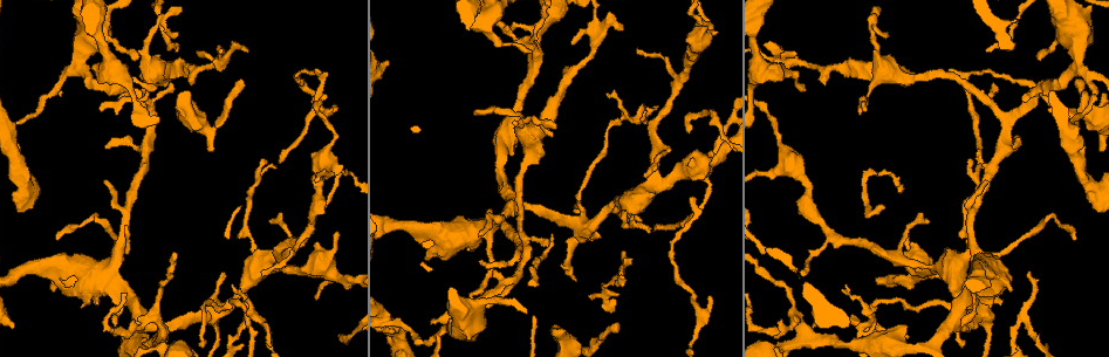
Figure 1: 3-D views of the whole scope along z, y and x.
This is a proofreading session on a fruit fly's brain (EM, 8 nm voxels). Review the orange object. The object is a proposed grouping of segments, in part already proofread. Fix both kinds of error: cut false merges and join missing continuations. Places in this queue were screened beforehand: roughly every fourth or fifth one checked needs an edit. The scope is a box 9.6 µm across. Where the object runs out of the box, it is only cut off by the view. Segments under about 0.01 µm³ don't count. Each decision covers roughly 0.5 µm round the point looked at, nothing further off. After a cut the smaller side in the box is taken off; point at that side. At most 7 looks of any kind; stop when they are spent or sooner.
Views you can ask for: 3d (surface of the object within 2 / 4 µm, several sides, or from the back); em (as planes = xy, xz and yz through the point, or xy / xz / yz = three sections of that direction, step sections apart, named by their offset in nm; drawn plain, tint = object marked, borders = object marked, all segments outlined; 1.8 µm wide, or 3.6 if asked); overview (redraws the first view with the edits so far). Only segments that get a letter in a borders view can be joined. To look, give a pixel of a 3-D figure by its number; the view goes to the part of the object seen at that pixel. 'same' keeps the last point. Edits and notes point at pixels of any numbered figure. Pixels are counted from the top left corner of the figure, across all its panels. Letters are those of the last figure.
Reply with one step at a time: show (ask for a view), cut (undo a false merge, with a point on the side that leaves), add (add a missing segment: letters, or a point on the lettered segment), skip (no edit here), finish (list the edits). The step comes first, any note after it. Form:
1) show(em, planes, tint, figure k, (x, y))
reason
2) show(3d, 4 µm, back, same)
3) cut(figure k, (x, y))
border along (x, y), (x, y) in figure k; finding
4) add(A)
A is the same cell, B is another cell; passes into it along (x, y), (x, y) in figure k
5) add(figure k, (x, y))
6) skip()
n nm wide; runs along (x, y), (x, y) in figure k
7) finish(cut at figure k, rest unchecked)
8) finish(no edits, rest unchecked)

show(em, planes, borders, figure 1, (245, 324))
sharp bend

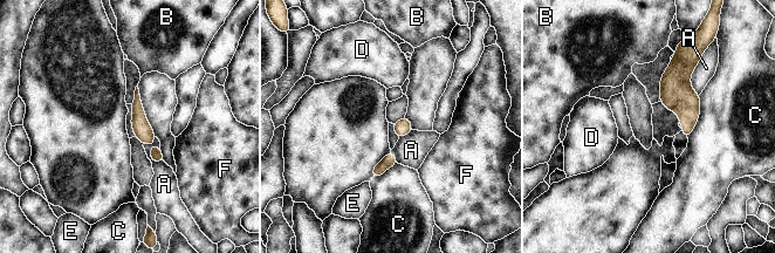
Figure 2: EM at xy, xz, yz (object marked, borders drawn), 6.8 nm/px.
skip()
A, B, C, D, E and F are other cells; runs along (137, 97), (138, 120), (148, 141) in figure 2; all the same neuron

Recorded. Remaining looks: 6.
show(em, planes, borders, figure 1, (341, 336))
branch stops here

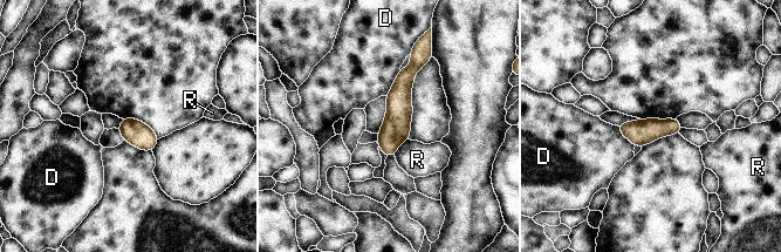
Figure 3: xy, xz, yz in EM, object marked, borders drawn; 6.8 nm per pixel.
skip()
D and R are other cells; runs along (413, 60), (388, 152) in figure 3; none of them fits

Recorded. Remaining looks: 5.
show(em, planes, borders, figure 1, (619, 326))
an open end

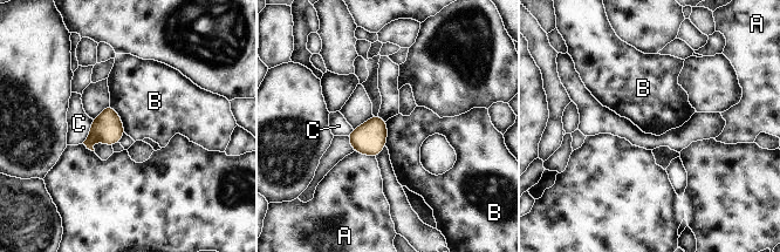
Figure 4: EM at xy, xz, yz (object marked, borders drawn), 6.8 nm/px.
skip()
A, B and C are other cells; border along (110, 104), (118, 115), (125, 133) in figure 4; none of them fits

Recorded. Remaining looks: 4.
finish(no edits, rest unchecked)

